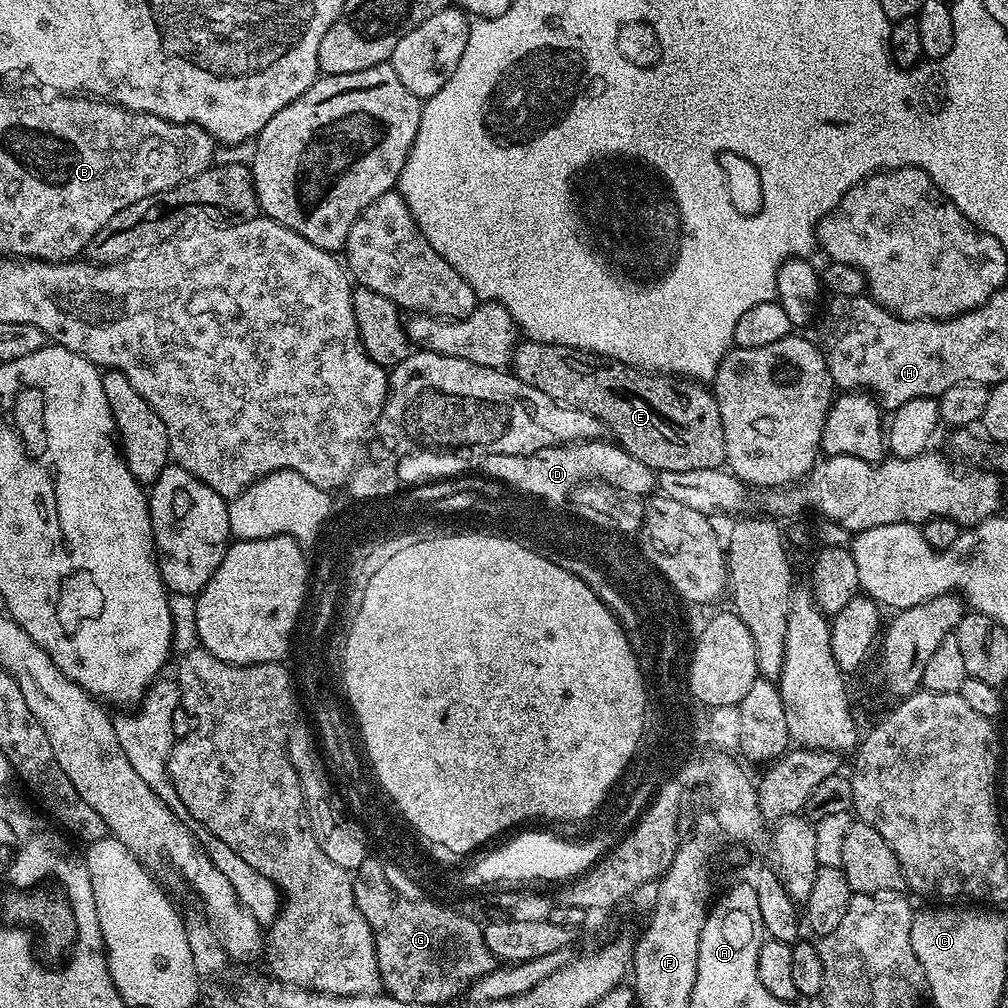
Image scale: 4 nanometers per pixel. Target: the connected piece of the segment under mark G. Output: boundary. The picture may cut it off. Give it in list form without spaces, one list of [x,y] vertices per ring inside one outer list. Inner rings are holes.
[[[374,854],[366,856],[354,871],[352,889],[354,902],[374,934],[383,991],[410,1006],[444,1004],[455,996],[463,997],[475,980],[498,966],[484,941],[483,927],[462,913],[436,908],[434,902],[413,904],[409,895],[396,892],[389,869],[379,858]]]

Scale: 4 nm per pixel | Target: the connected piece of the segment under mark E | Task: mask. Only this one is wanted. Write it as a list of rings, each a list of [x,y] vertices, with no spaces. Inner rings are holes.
[[[530,339],[517,343],[512,352],[510,371],[519,380],[526,382],[526,386],[542,390],[542,394],[556,403],[577,408],[598,418],[610,433],[611,439],[648,468],[660,472],[706,470],[719,468],[725,463],[726,442],[722,414],[718,414],[718,402],[713,389],[703,383],[683,376],[645,372],[642,368],[631,368],[629,364],[610,360],[607,356],[596,356],[593,352],[583,352],[570,346],[543,344]]]

